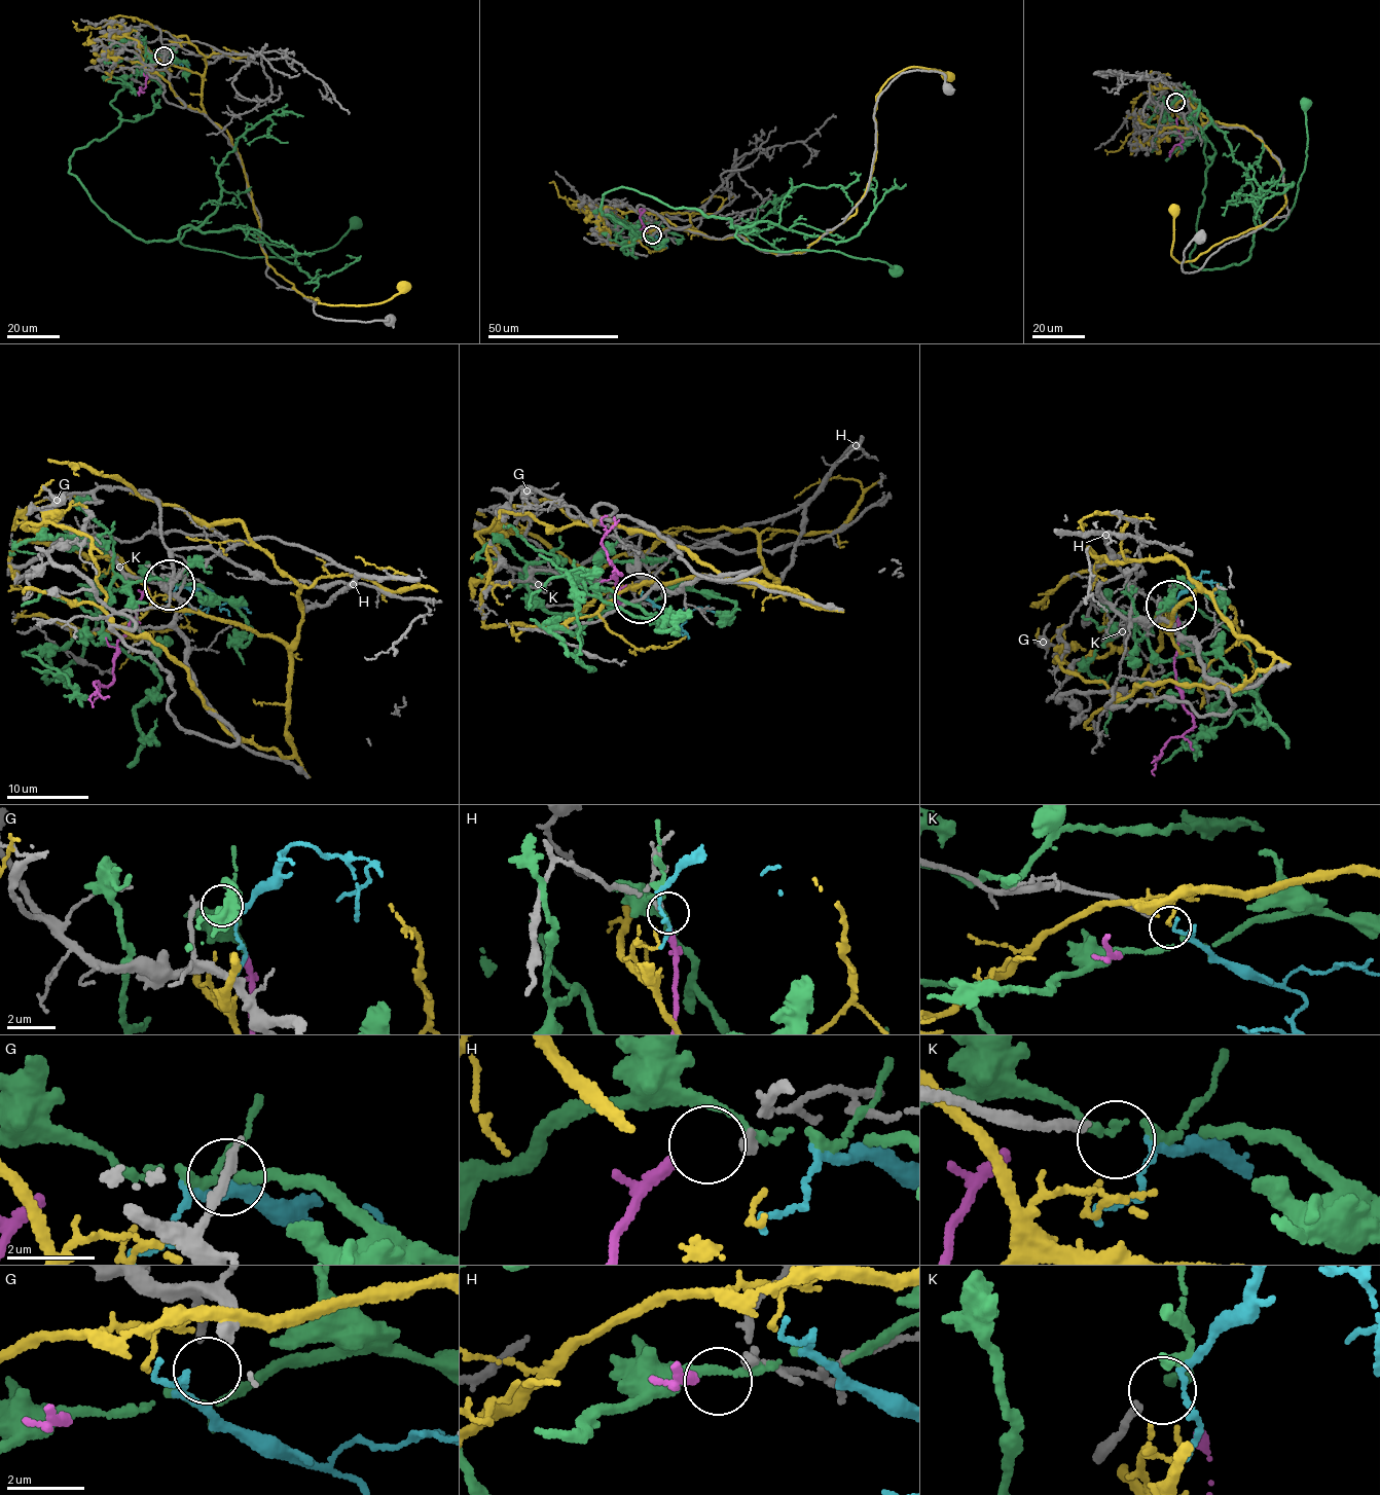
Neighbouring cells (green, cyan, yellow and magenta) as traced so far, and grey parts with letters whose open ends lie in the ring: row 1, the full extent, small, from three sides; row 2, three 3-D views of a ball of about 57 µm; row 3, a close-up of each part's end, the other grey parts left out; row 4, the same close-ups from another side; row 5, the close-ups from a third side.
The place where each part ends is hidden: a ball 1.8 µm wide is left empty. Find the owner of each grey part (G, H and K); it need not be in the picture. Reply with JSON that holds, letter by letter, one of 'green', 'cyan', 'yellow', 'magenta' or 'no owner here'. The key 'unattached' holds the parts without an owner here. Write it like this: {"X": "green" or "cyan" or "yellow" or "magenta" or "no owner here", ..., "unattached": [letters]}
{"G": "no owner here", "H": "magenta", "K": "cyan", "unattached": ["G"]}

